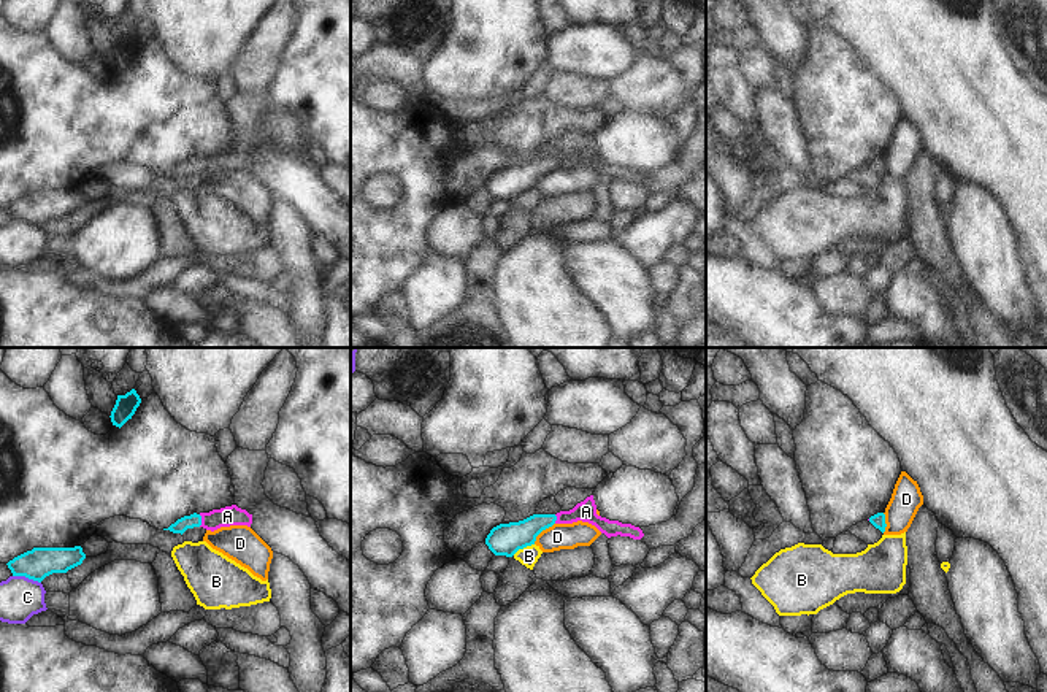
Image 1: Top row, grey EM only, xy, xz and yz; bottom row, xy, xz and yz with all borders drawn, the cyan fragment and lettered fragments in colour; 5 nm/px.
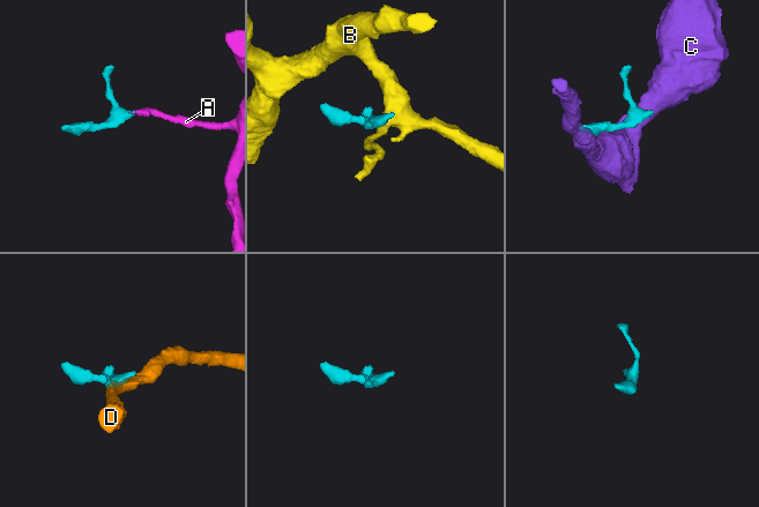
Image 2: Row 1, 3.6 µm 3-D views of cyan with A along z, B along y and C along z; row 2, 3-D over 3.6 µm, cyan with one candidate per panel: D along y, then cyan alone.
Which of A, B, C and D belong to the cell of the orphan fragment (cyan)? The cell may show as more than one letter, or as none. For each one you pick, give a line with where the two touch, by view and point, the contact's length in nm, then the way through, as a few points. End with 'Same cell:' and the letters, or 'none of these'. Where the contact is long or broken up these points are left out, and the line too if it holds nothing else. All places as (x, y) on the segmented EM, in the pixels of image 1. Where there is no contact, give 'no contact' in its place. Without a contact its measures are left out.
A: contact xy (200, 521); length 60 nm; way xy (183, 524), (200, 521), (227, 516)
Same cell: A

